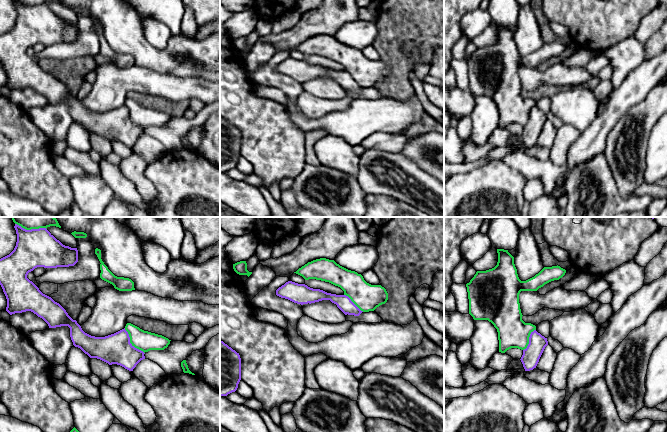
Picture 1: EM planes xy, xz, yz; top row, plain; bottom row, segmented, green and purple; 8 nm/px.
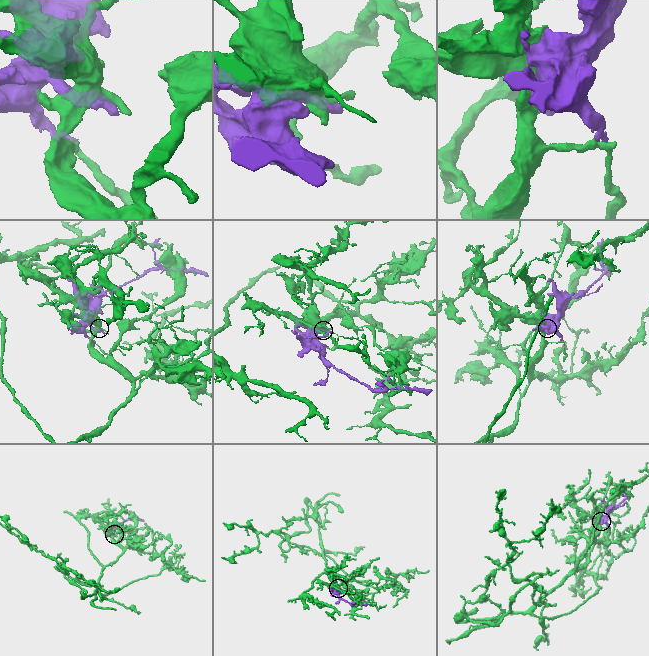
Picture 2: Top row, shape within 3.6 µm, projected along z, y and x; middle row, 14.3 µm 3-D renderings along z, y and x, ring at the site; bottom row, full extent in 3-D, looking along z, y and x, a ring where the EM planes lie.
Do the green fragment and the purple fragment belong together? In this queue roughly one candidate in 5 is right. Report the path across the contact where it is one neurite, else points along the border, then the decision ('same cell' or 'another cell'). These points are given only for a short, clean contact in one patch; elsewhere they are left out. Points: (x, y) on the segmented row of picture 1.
another cell

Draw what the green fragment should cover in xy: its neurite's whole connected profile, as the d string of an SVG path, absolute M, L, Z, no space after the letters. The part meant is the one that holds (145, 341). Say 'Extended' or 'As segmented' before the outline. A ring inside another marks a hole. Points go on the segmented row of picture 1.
As segmented. M131 323L126 324L125 330L129 334L132 346L144 353L150 350L164 350L171 341L162 335L144 331Z

